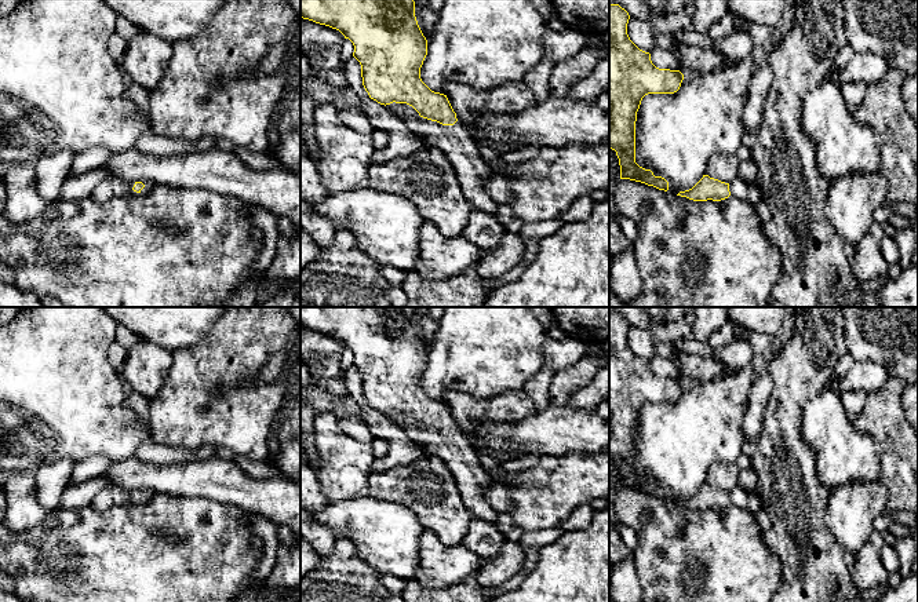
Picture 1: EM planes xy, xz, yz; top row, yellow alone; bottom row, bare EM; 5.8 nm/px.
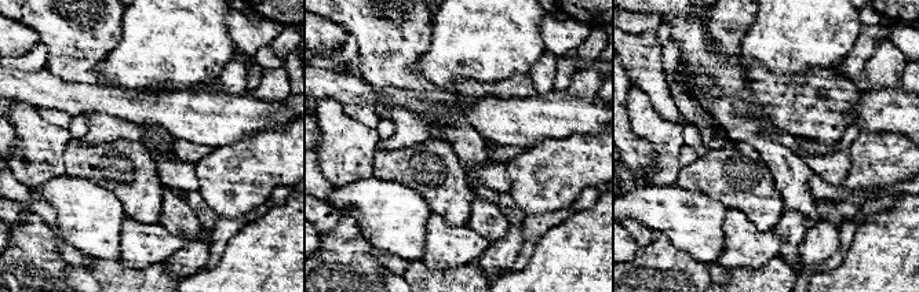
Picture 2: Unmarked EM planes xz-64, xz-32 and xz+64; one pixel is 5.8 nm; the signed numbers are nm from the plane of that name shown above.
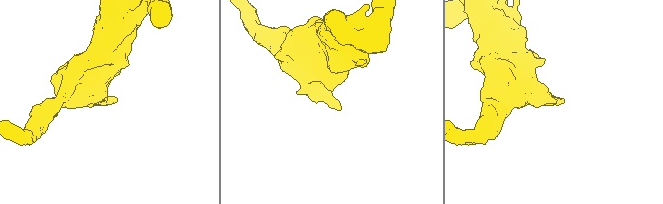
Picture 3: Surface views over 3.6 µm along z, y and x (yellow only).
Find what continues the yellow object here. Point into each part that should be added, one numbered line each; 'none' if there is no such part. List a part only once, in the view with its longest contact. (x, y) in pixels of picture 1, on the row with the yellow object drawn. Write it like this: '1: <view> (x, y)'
1: xz (458, 145)

